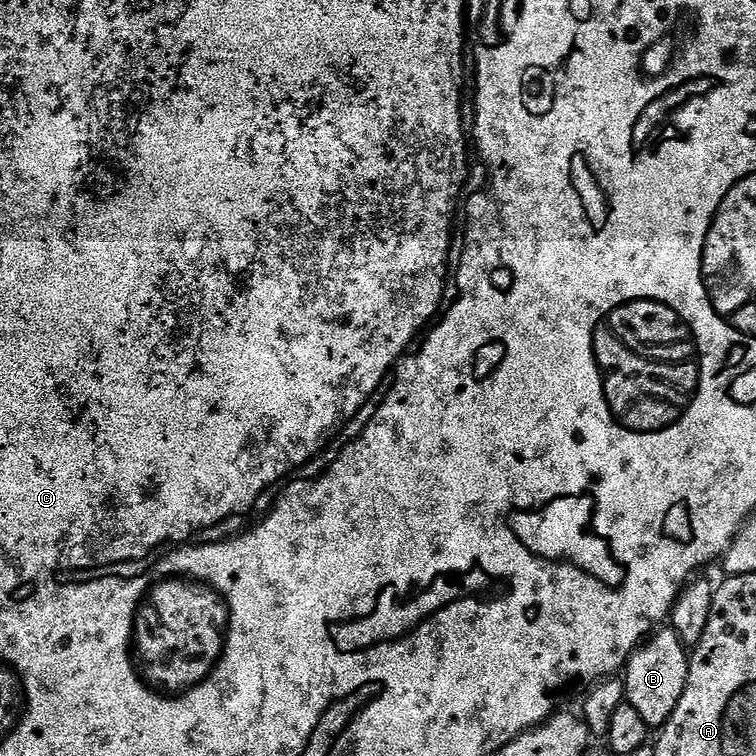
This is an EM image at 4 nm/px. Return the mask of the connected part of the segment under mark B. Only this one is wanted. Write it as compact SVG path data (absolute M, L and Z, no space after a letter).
M668 626L661 627L655 635L645 639L628 657L622 676L626 702L642 714L642 722L646 722L649 729L663 728L670 714L674 714L674 706L678 706L678 698L682 698L682 690L686 690L689 659L689 649Z

